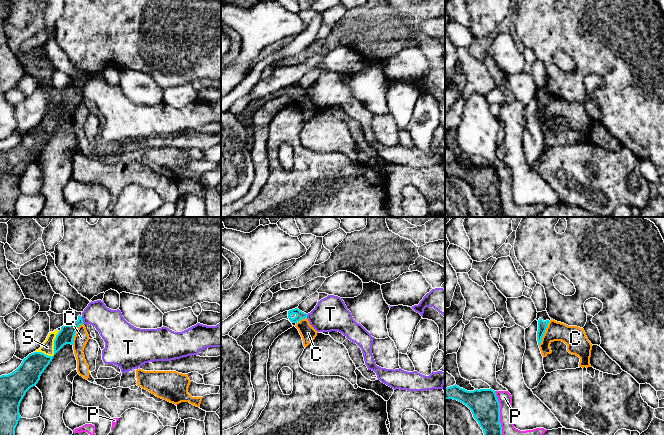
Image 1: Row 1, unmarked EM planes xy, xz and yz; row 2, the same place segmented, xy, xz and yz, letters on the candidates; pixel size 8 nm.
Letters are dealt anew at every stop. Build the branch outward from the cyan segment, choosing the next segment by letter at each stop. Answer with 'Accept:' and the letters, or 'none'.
Accept: S

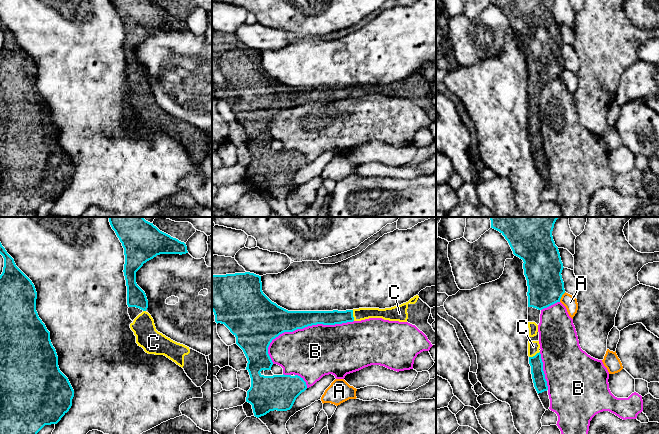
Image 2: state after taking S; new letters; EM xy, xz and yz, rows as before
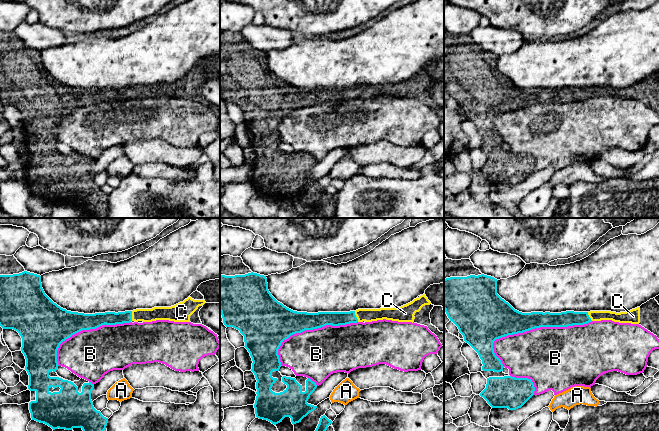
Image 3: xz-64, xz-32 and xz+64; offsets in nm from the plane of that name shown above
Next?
Accept: C

